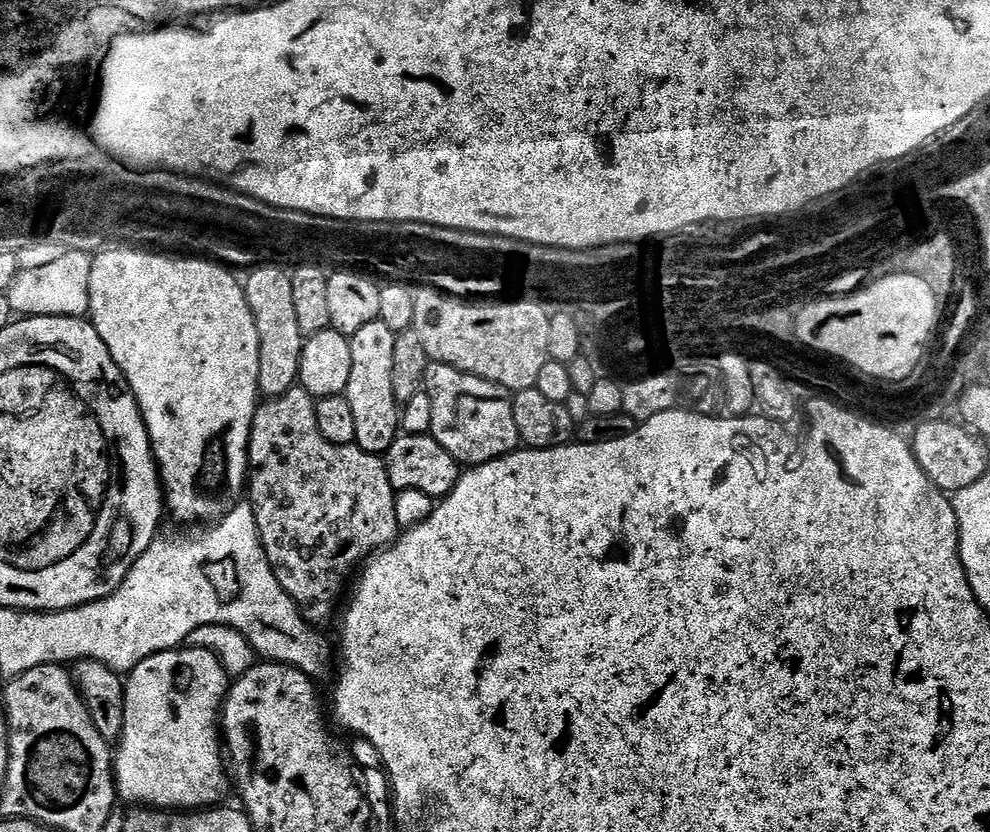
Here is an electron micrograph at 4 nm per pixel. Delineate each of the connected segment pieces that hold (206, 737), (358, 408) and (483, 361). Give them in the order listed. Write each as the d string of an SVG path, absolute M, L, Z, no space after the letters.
M181 646L170 652L159 652L134 666L127 673L124 685L124 728L114 748L114 775L116 777L116 794L125 805L147 806L153 810L207 810L219 805L220 800L228 792L230 776L226 771L226 760L222 755L222 732L218 727L217 713L221 711L226 695L225 689L220 689L220 680L216 676L204 676L204 660L201 649L191 646Z
M378 319L366 322L350 338L350 380L346 393L350 411L354 414L356 444L367 452L383 454L395 442L401 431L401 405L396 403L392 371L394 370L394 346L398 333L390 330L386 322Z
M425 286L417 287L412 296L414 314L411 331L418 334L418 342L422 342L422 350L426 350L429 361L454 366L466 374L494 382L512 394L535 388L538 374L548 361L550 342L550 312L543 308L543 303L506 303L471 309L452 304L443 291Z

